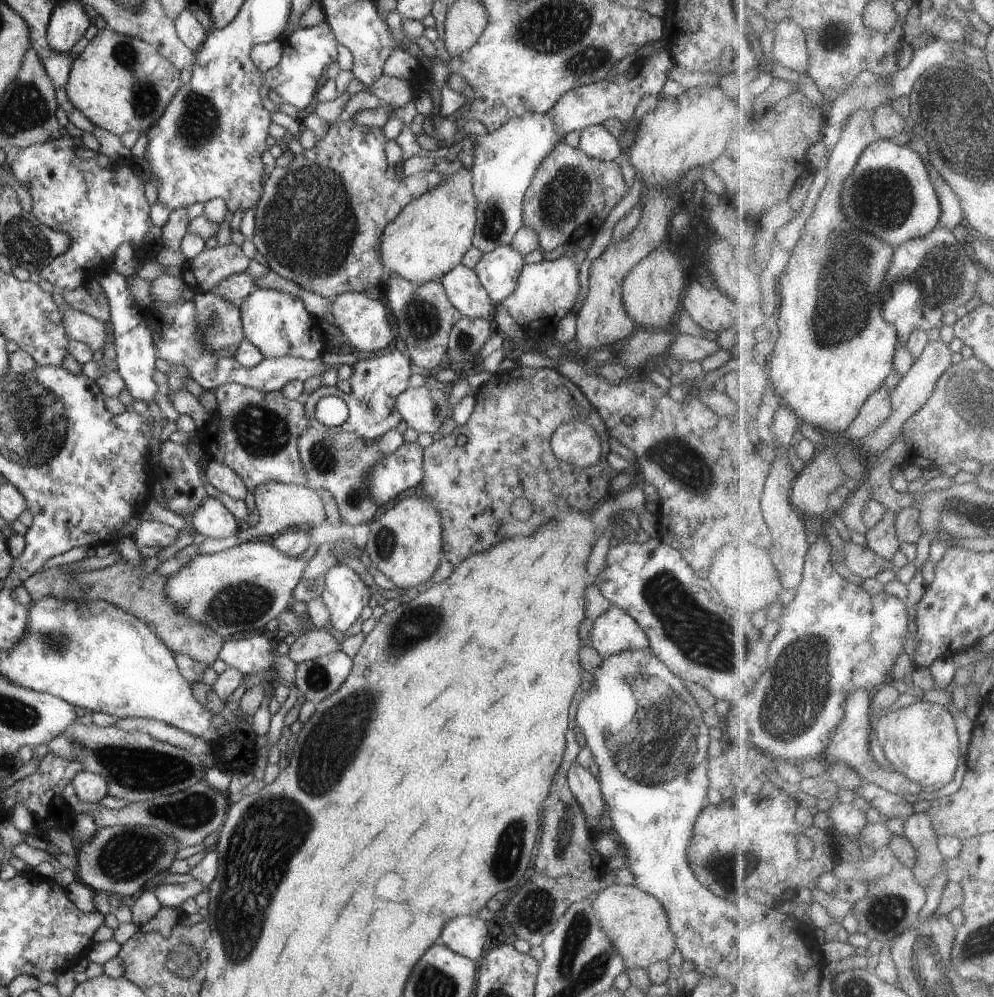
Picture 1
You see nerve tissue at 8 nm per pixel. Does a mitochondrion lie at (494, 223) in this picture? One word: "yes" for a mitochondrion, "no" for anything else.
yes

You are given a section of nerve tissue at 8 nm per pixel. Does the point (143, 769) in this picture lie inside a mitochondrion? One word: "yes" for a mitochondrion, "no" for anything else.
yes

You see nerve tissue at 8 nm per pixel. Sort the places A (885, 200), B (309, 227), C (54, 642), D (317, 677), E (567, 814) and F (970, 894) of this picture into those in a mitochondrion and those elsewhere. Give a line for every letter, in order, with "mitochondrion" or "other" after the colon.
A: mitochondrion
B: mitochondrion
C: mitochondrion
D: mitochondrion
E: mitochondrion
F: other

